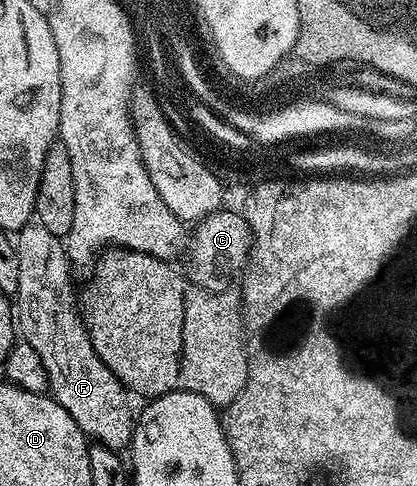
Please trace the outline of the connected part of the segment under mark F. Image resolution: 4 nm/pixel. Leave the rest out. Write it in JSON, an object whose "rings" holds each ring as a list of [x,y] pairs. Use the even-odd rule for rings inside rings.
{"rings":[[[31,222],[17,233],[16,247],[20,258],[16,328],[21,339],[30,344],[32,350],[36,350],[36,354],[40,354],[40,362],[44,362],[44,370],[48,370],[49,395],[54,397],[57,404],[64,406],[68,414],[72,414],[72,422],[76,422],[76,426],[80,426],[80,430],[91,441],[115,450],[129,449],[130,439],[134,437],[136,412],[135,409],[130,409],[129,398],[131,397],[128,395],[128,389],[119,382],[116,374],[112,374],[112,370],[108,370],[108,366],[104,366],[104,362],[92,346],[90,333],[86,330],[79,305],[76,303],[74,284],[70,281],[72,265],[66,256],[65,243],[56,234],[48,234],[48,230],[44,230],[41,224]]]}

